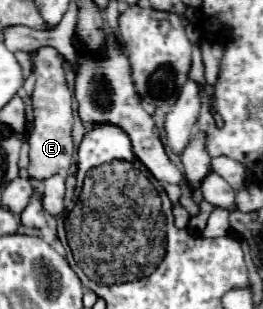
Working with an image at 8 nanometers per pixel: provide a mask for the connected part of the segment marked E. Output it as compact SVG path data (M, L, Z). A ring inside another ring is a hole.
M40 47L36 51L36 87L32 93L32 107L36 125L30 135L30 163L28 163L28 175L36 181L44 181L52 175L56 175L60 169L68 169L74 155L74 143L72 143L72 123L74 123L74 111L72 111L72 91L66 83L60 53L52 47Z

